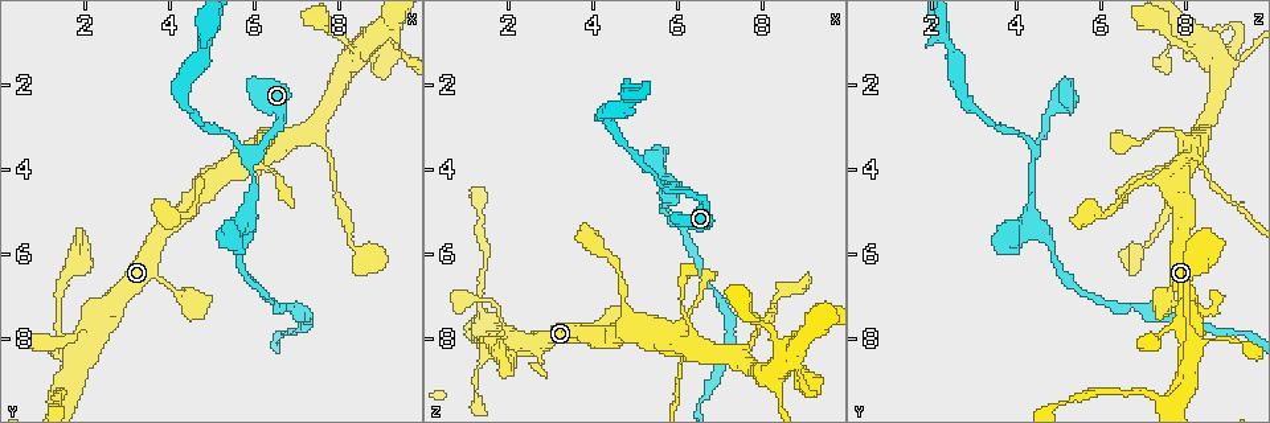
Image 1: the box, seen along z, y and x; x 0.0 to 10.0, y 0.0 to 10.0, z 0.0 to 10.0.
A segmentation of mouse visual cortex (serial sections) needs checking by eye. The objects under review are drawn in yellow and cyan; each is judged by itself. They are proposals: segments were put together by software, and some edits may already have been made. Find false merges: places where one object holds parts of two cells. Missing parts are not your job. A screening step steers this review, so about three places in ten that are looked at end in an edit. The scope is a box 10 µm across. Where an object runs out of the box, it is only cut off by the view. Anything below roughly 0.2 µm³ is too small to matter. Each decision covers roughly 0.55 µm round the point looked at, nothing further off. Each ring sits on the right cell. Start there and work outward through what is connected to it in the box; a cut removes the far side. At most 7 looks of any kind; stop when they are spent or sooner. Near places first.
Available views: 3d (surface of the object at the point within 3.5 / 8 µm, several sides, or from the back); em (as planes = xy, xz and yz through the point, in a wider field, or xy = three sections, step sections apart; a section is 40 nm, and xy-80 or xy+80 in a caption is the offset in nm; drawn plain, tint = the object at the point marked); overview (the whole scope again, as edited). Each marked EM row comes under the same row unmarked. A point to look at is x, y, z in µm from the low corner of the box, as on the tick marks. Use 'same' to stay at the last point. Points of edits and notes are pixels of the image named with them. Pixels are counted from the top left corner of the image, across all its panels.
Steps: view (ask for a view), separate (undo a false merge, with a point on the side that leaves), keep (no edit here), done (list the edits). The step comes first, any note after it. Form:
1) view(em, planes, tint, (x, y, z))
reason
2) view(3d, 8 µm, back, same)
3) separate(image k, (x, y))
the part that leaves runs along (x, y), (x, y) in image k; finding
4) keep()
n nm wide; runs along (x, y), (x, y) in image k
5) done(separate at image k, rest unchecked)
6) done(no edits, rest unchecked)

view(3d, 3.5 µm, (7.25, 3.15, 8.40))
thick turns thin

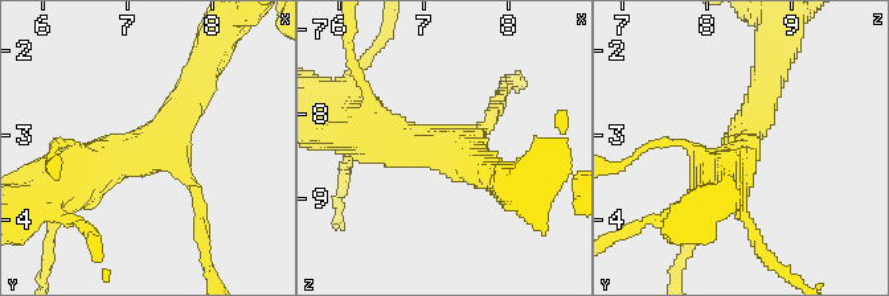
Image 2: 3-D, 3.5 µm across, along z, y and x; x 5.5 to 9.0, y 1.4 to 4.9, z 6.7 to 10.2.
view(em, xy, step 2, tint, (7.25, 3.15, 8.40))
3 arms; arms of 150, 350, 600 nm

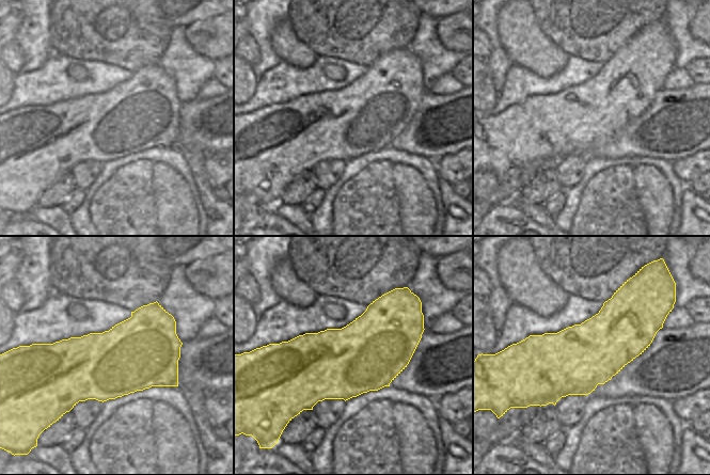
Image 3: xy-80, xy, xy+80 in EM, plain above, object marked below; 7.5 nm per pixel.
keep()
runs along (73, 176), (138, 159), (199, 78) in image 2; continuous, no second cell

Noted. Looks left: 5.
view(3d, 3.5 µm, (6.30, 3.35, 4.65))
sudden change in width

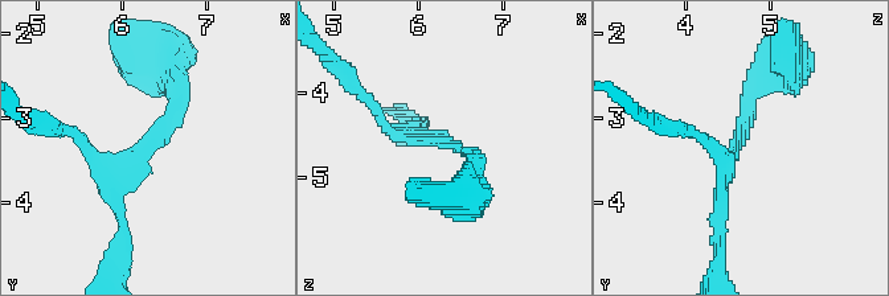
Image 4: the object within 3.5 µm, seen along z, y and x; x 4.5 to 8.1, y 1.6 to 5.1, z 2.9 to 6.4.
view(em, xy, step 1, tint, (6.30, 3.40, 4.60))

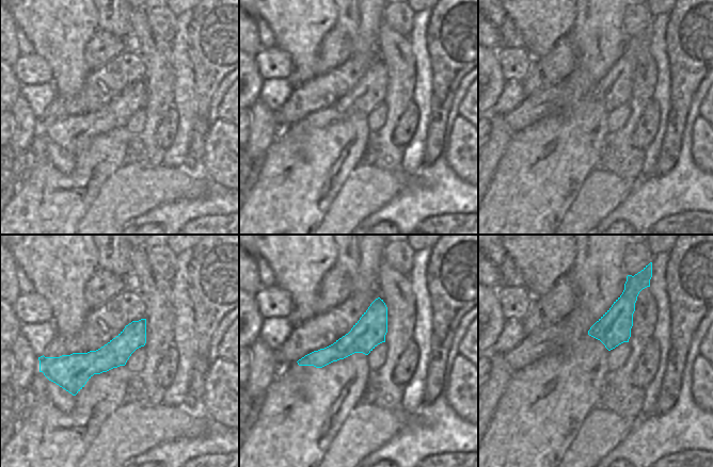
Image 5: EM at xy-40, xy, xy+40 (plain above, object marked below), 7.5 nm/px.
keep()
240 nm wide; runs along (177, 77), (177, 110), (113, 186), (121, 216) in image 4; all the same cell

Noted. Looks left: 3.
view(em, xy, step 5, tint, (5.95, 5.15, 4.40))
sudden change in width

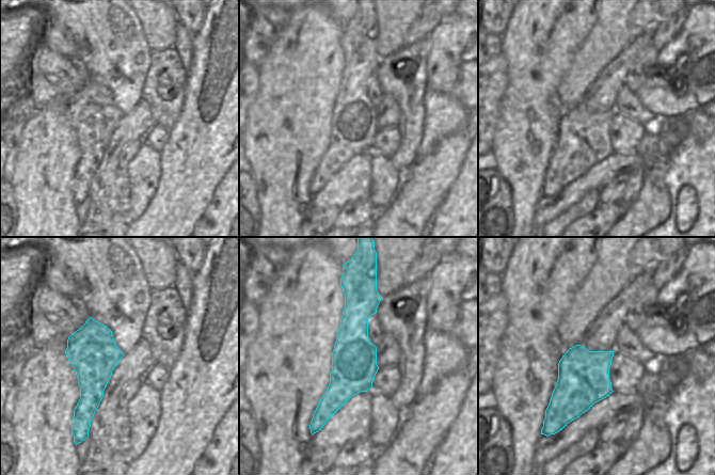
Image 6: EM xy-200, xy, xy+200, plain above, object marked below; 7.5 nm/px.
view(3d, 3.5 µm, same)
see where the arms go

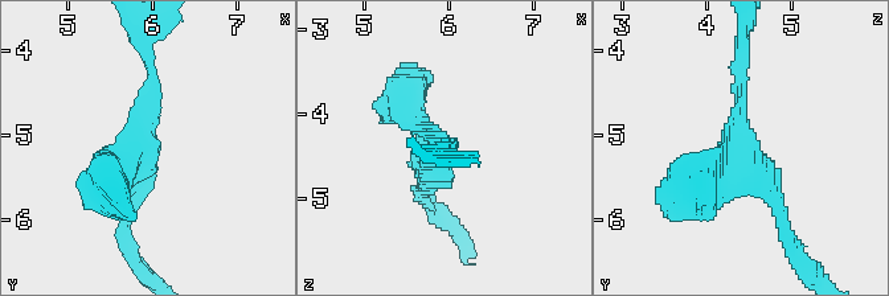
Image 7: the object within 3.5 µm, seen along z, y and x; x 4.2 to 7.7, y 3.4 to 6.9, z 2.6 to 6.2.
keep()
runs along (350, 286), (352, 373), (323, 417) in image 6; all the same cell

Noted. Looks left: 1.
done(no edits, rest unchecked)

